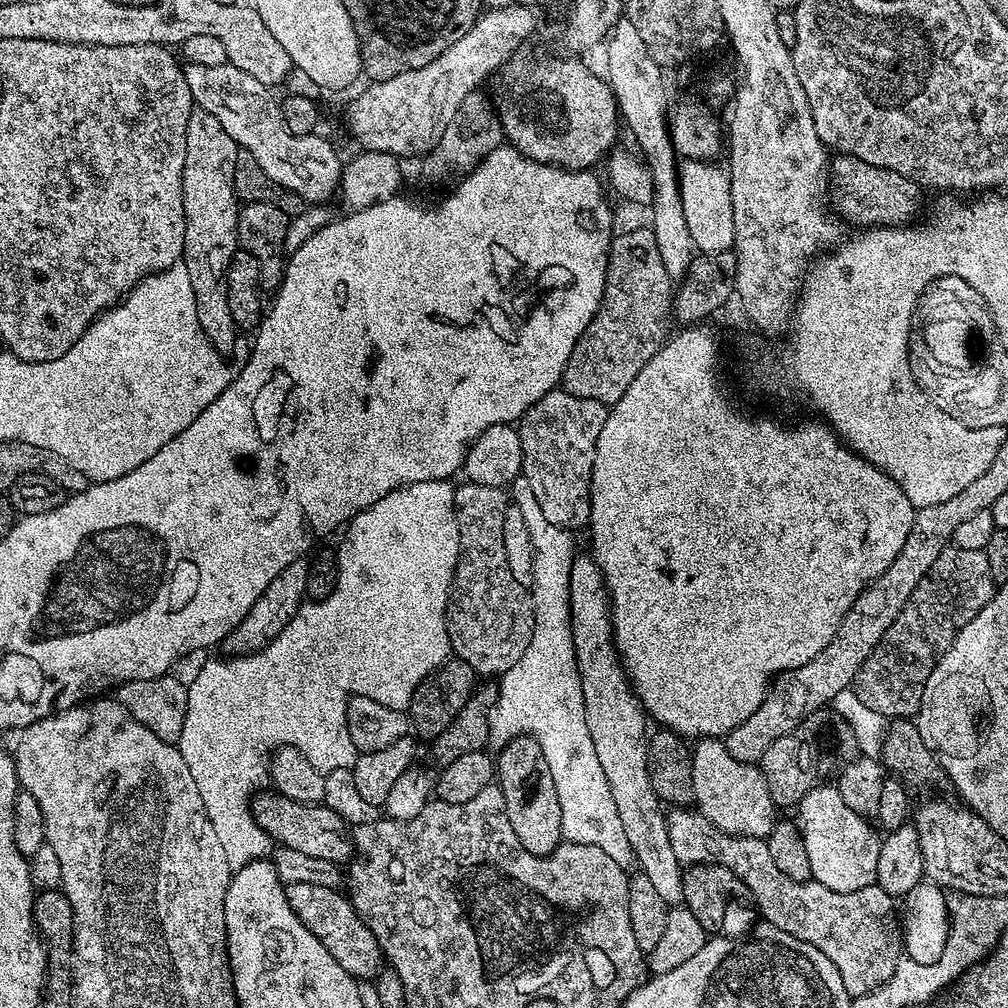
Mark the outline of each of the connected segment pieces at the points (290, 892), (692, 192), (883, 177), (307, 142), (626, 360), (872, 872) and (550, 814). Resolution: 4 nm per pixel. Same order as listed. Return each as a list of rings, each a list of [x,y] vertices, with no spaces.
[[[306,882],[289,884],[284,893],[290,902],[290,910],[298,916],[302,926],[334,954],[338,966],[346,970],[346,974],[356,977],[357,981],[368,982],[375,978],[382,967],[382,953],[372,931],[362,922],[362,918],[354,910],[351,899],[343,891],[326,886],[310,886]]]
[[[681,159],[678,164],[680,201],[693,245],[700,252],[726,252],[734,245],[734,210],[730,202],[730,178],[723,167],[704,160]]]
[[[841,155],[840,173],[835,173],[830,192],[840,199],[840,208],[844,211],[845,221],[853,220],[856,226],[879,226],[890,228],[904,226],[913,219],[912,216],[920,208],[922,189],[910,178],[885,168],[872,166],[870,162],[862,162],[853,156]]]
[[[230,63],[222,66],[188,64],[184,68],[184,77],[199,111],[214,114],[222,130],[234,138],[236,147],[250,150],[258,166],[262,166],[262,174],[266,174],[277,189],[285,188],[308,200],[306,202],[330,201],[328,199],[340,187],[342,159],[335,146],[321,134],[303,136],[286,130],[280,100],[272,97],[273,89],[269,85],[258,82],[258,78],[250,78],[246,70],[238,70]]]
[[[651,227],[632,228],[629,232],[617,231],[608,248],[608,265],[606,266],[606,282],[602,302],[586,330],[578,338],[574,350],[564,367],[562,381],[563,391],[574,394],[578,398],[594,398],[594,402],[602,402],[611,406],[626,394],[630,382],[638,378],[638,370],[654,358],[654,354],[662,347],[668,332],[668,319],[673,319],[672,301],[674,299],[674,281],[666,274],[666,266],[662,262],[662,253],[658,250],[656,235]]]
[[[821,783],[798,805],[798,823],[802,842],[806,842],[812,879],[839,892],[862,890],[862,886],[876,883],[881,837],[876,836],[877,829],[865,817],[854,814],[854,810],[842,802],[839,787],[830,785]]]
[[[530,734],[511,737],[507,742],[509,744],[494,756],[494,780],[499,784],[502,798],[506,802],[506,818],[510,818],[510,826],[513,828],[518,842],[522,842],[522,846],[527,852],[535,856],[549,856],[562,842],[560,803],[556,790],[558,780],[557,777],[552,777],[553,765],[546,762],[546,758],[542,754],[542,746],[538,746],[538,742]]]

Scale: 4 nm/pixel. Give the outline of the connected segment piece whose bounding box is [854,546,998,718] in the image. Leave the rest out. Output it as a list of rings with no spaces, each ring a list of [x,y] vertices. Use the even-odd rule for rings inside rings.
[[[949,546],[934,558],[930,570],[924,576],[924,581],[917,586],[914,594],[902,606],[898,618],[886,630],[882,646],[862,662],[862,666],[856,674],[854,690],[858,698],[865,706],[870,706],[870,710],[878,710],[886,718],[912,718],[915,717],[917,710],[920,709],[920,699],[924,693],[926,682],[934,670],[944,651],[947,650],[954,638],[986,606],[986,602],[992,600],[998,587],[997,580],[992,576],[990,562],[988,561],[987,551],[962,550],[955,546]]]

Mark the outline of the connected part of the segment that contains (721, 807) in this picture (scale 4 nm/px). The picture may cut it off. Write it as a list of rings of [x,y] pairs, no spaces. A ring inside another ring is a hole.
[[[700,738],[691,749],[692,777],[694,778],[694,804],[698,811],[719,832],[731,836],[749,836],[765,839],[776,825],[778,809],[772,803],[766,778],[756,764],[738,762],[730,758],[723,739]]]

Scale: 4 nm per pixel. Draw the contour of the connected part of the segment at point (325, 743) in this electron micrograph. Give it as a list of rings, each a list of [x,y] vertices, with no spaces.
[[[446,478],[405,484],[390,494],[386,494],[378,502],[374,502],[374,506],[370,506],[364,512],[359,512],[354,519],[348,521],[346,531],[343,533],[343,535],[345,534],[344,541],[341,542],[340,549],[335,549],[336,585],[326,599],[301,603],[294,618],[290,618],[290,622],[286,622],[284,629],[260,651],[236,654],[228,658],[232,660],[208,660],[197,670],[196,677],[187,681],[186,722],[182,722],[182,734],[178,741],[178,747],[182,758],[186,758],[186,767],[194,777],[194,783],[198,785],[198,795],[202,797],[202,806],[206,810],[210,826],[214,826],[214,835],[218,837],[218,843],[222,845],[222,851],[226,853],[226,862],[230,862],[230,866],[234,870],[255,860],[265,859],[274,848],[274,841],[270,838],[270,834],[266,834],[256,825],[256,819],[252,817],[250,807],[252,797],[265,787],[266,781],[269,779],[266,767],[266,757],[270,752],[268,744],[296,748],[306,758],[306,762],[310,762],[310,766],[321,774],[343,768],[352,769],[356,764],[358,753],[354,742],[350,742],[350,734],[346,726],[349,696],[365,696],[390,710],[404,712],[410,706],[414,690],[421,684],[422,678],[428,676],[437,666],[449,659],[452,651],[448,625],[444,619],[444,609],[448,606],[452,573],[456,571],[457,558],[460,556],[456,512],[453,510],[454,492],[455,485]]]

